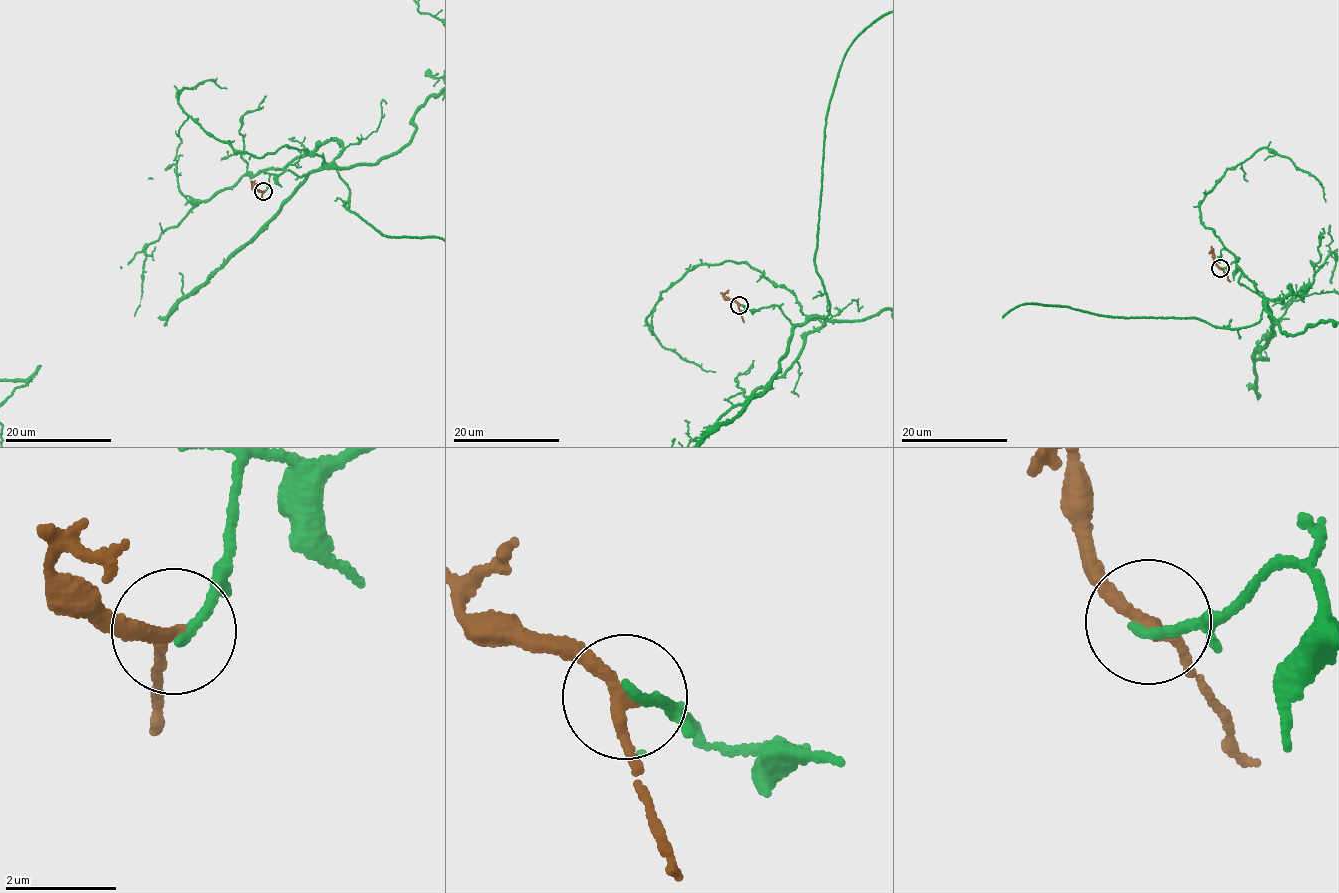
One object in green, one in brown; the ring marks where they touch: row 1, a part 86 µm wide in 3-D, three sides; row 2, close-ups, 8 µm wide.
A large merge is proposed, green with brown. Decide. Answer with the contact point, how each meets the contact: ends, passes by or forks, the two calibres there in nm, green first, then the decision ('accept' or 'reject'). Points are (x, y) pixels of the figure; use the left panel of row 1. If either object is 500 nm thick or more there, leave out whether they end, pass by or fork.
place (263, 191); green ends; brown passes by; calibres 180 and 220 nm; reject

